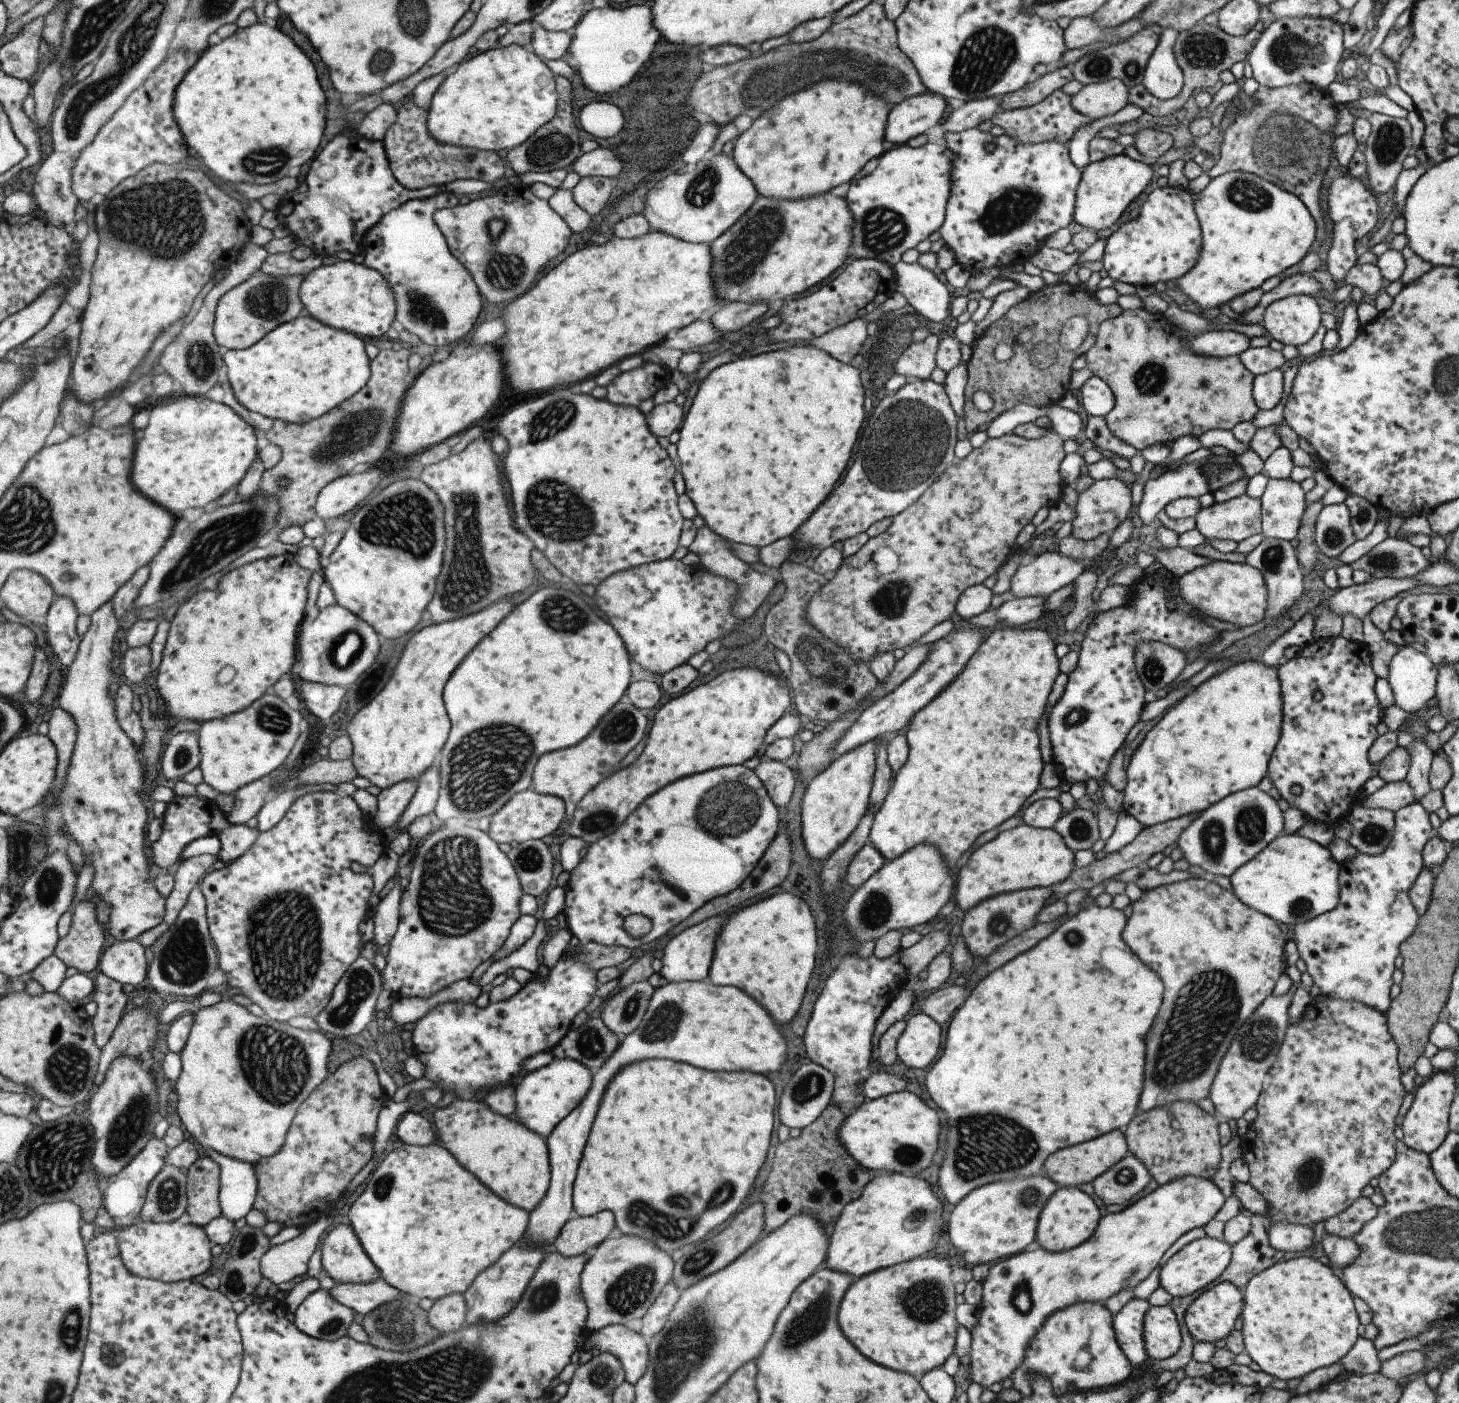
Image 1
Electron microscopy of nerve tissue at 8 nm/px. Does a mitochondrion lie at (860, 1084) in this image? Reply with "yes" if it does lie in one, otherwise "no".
no

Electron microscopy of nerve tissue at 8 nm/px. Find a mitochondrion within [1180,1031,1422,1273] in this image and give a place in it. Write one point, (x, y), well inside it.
(1307, 1176)

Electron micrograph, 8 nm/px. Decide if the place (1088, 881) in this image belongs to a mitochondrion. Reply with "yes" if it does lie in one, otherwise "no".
no

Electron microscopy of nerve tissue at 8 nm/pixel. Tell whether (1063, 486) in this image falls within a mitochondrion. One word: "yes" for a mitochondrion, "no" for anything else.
no

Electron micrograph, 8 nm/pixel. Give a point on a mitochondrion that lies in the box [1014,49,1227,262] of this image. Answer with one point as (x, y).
(1100, 66)

